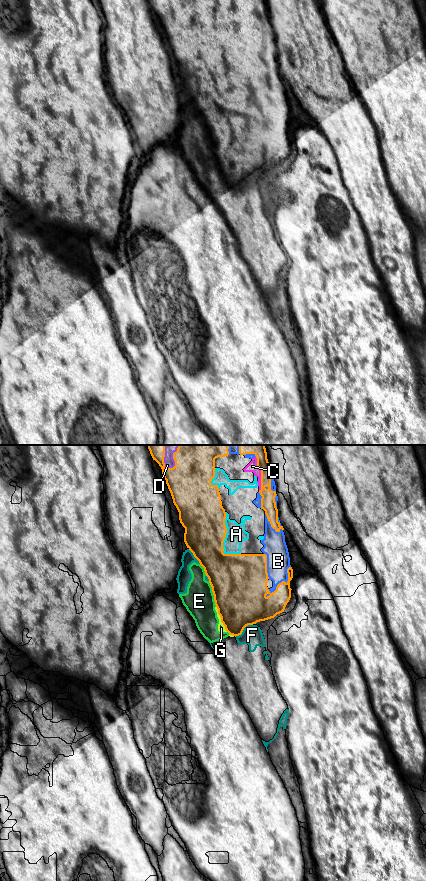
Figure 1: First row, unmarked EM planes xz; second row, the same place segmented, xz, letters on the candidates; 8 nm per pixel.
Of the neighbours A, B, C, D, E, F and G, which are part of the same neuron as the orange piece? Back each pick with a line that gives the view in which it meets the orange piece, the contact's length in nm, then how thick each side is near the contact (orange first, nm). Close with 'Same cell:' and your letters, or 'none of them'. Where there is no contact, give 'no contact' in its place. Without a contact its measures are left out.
A: xz | 360 nm | 360/160 nm
B: xz | 320 nm | 260/190 nm
C: xz | 300 nm | 120/80 nm
D: xz | 190 nm | 360/80 nm
Same cell: A, B, C, D

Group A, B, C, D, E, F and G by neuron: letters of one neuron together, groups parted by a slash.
A B C D / E F G

